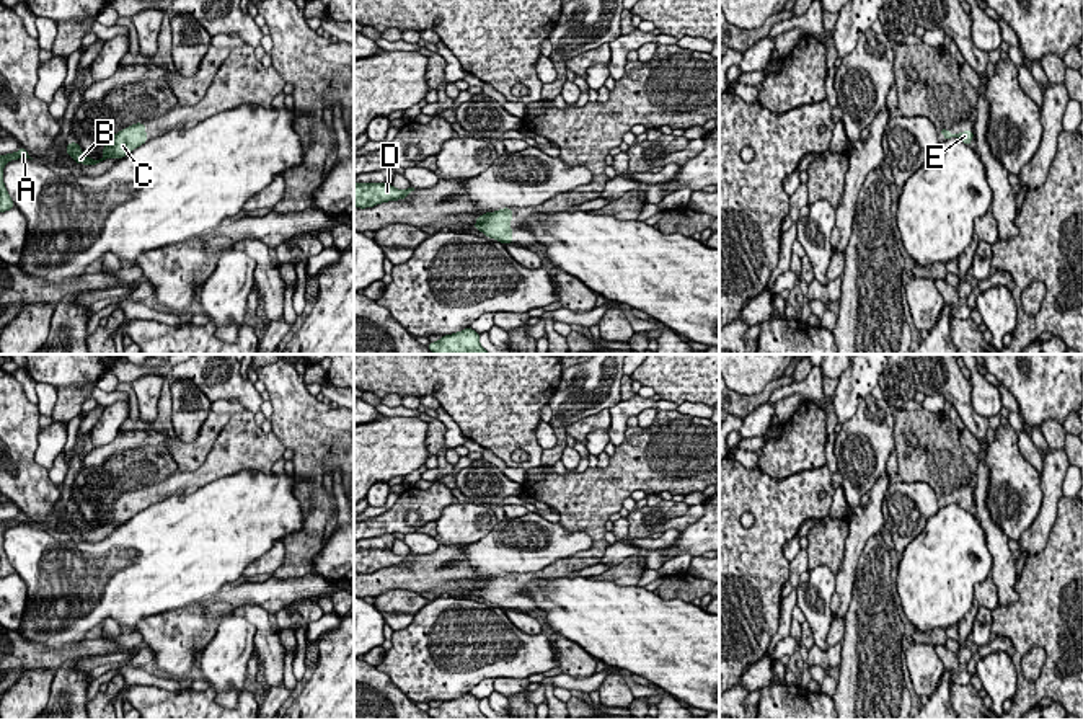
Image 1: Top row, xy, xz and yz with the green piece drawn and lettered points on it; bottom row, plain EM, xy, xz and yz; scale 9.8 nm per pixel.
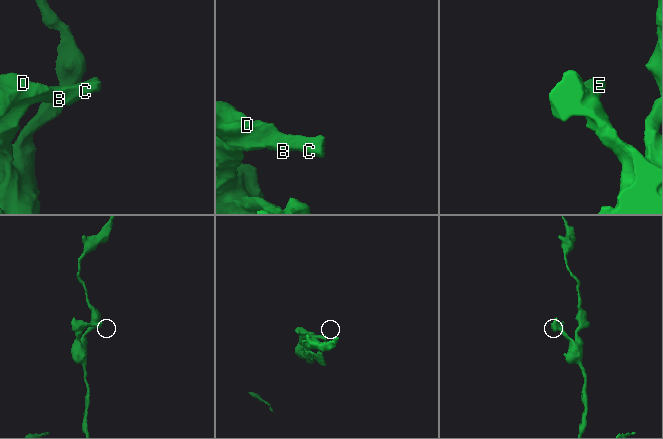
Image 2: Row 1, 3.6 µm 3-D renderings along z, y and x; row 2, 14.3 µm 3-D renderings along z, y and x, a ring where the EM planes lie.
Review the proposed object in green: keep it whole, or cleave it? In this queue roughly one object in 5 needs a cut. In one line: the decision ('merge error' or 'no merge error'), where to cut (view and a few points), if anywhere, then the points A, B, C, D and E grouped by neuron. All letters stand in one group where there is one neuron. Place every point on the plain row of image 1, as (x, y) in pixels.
no merge error; cut none; groups A B C D E

